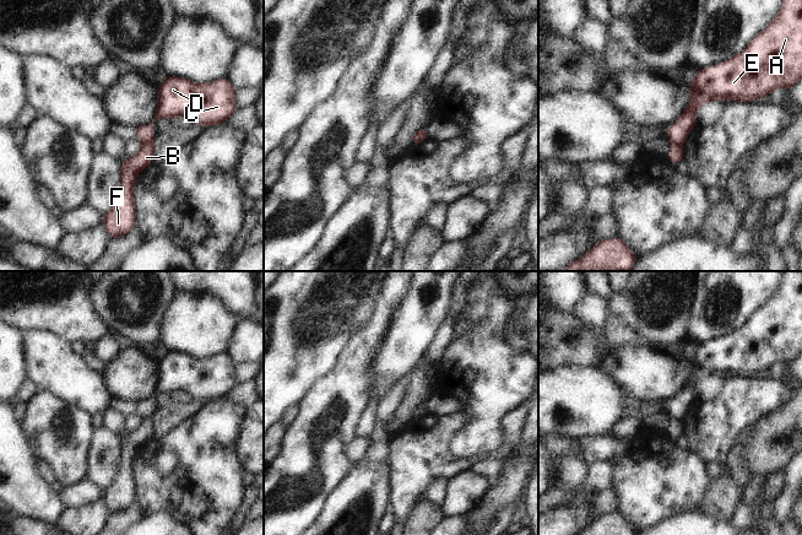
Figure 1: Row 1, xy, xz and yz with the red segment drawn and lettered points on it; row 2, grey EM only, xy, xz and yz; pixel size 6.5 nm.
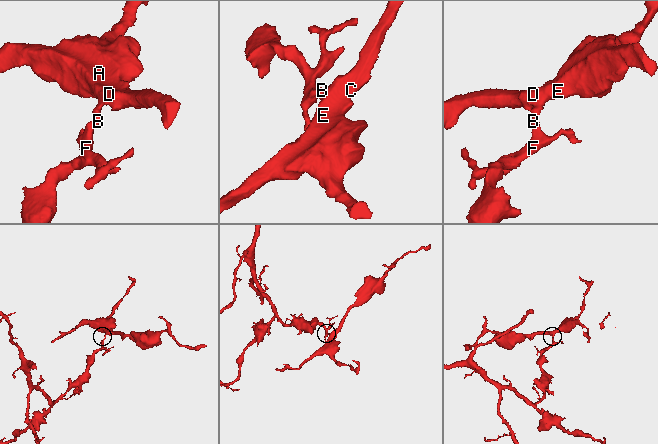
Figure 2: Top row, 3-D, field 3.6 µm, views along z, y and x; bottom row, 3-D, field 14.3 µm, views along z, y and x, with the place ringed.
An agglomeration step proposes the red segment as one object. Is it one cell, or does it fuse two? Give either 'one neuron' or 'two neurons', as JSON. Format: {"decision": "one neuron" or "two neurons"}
{"decision": "two neurons"}

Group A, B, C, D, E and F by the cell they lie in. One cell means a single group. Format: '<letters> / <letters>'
A C D E / B F

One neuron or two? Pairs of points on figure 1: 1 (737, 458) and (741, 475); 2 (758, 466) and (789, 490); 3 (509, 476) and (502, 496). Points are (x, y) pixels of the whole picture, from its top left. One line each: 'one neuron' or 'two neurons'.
1: one neuron
2: two neurons
3: one neuron

